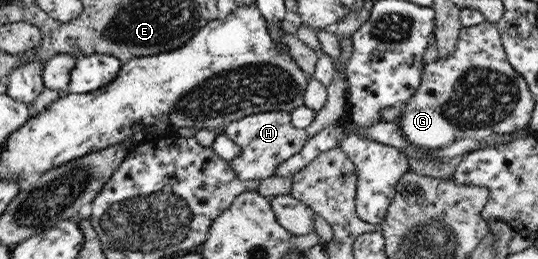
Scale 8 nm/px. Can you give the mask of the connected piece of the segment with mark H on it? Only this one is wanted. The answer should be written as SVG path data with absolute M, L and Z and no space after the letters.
M261 112L241 117L222 129L222 132L241 148L241 154L230 161L231 167L235 169L235 173L241 181L265 180L265 178L275 175L275 168L281 162L285 162L303 148L308 138L307 132L304 129L295 128L291 124L291 119L288 112Z

